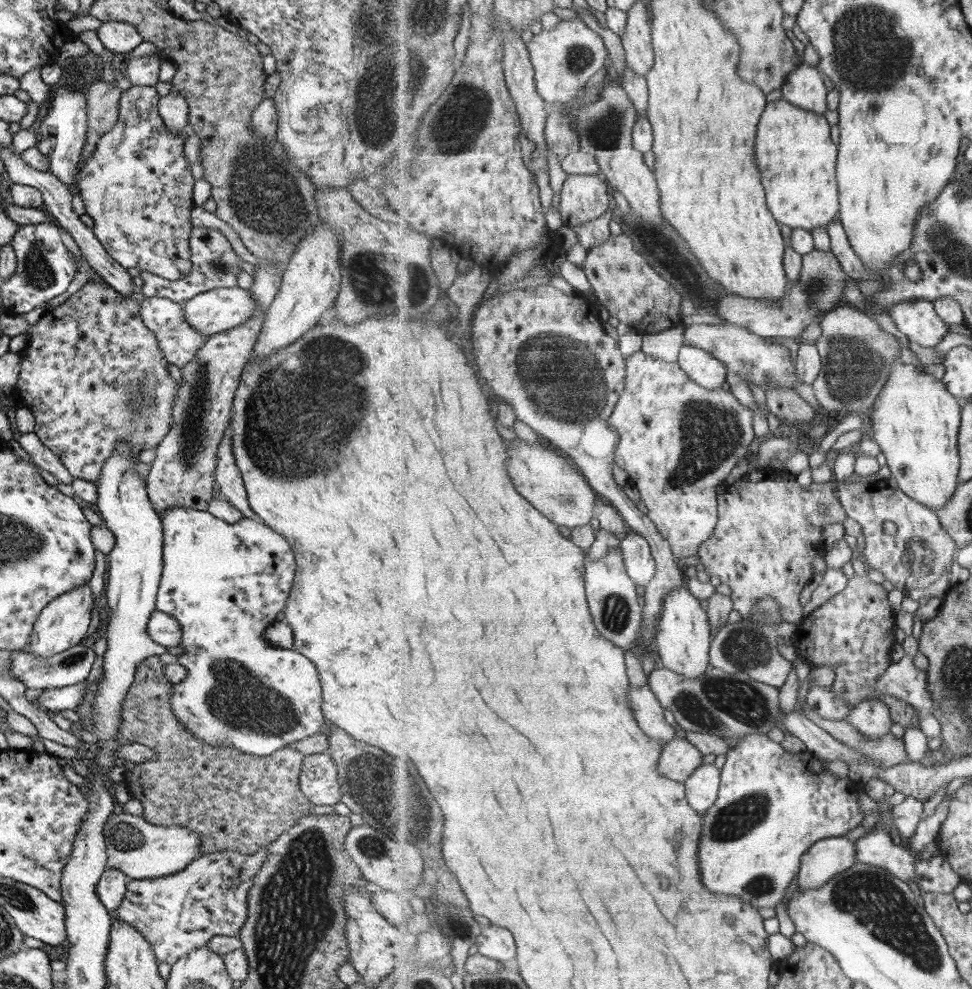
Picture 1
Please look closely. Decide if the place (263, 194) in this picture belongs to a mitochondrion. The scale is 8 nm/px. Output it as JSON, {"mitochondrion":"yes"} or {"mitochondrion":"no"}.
{"mitochondrion":"yes"}

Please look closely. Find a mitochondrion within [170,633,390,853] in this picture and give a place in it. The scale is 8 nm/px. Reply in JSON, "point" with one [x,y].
{"point":[236,698]}

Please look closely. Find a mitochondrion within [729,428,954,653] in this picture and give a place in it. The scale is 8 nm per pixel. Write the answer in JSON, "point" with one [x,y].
{"point":[920,556]}

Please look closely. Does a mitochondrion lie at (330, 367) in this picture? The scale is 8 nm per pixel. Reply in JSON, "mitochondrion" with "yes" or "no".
{"mitochondrion":"yes"}

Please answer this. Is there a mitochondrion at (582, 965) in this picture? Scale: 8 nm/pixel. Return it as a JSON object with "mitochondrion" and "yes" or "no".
{"mitochondrion":"no"}

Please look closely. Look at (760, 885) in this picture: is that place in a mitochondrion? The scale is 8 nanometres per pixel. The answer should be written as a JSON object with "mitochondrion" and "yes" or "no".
{"mitochondrion":"yes"}

